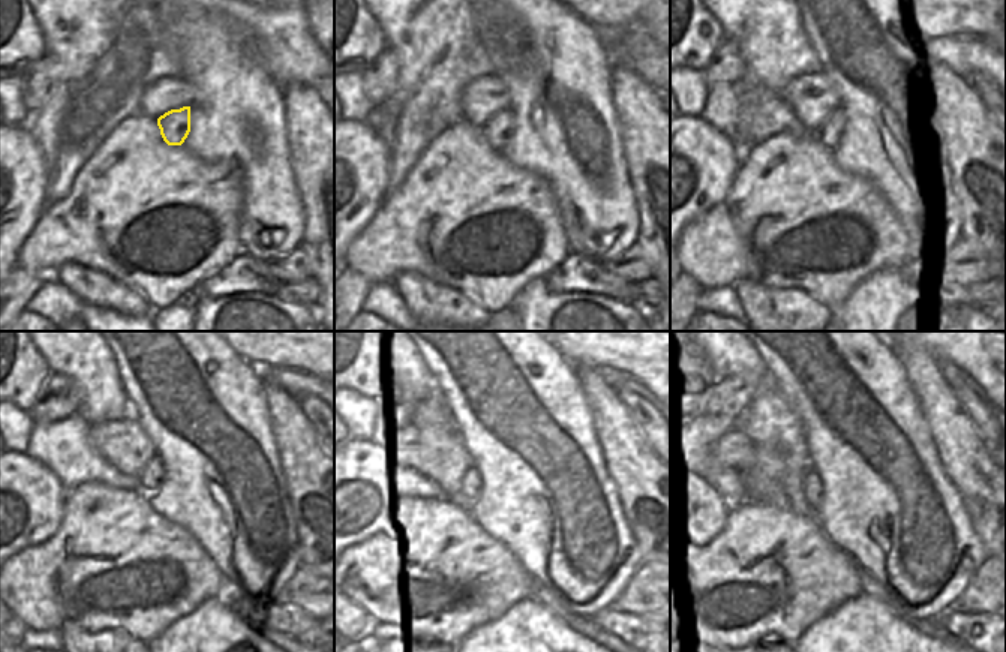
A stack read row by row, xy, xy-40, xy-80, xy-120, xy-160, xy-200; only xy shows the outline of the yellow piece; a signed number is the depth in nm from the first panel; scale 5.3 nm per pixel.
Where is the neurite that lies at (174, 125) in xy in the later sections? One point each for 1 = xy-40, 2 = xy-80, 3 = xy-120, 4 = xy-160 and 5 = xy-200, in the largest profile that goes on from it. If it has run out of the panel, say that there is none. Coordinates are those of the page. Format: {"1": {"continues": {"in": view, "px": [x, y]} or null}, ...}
{"1": {"continues": {"in": "xy-40", "px": [498, 131]}}, "2": {"continues": {"in": "xy-80", "px": [831, 131]}}, "3": {"continues": {"in": "xy-120", "px": [147, 480]}}, "4": {"continues": {"in": "xy-160", "px": [473, 484]}}, "5": {"continues": {"in": "xy-200", "px": [811, 487]}}}

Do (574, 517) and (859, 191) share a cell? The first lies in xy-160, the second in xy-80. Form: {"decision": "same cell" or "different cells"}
{"decision": "different cells"}

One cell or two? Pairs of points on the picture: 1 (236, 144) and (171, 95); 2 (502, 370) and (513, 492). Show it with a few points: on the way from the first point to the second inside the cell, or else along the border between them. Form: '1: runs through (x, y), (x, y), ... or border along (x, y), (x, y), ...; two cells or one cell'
1: border along (182, 78), (192, 87), (194, 101), (191, 105); two cells
2: runs through (513, 400), (513, 462); one cell

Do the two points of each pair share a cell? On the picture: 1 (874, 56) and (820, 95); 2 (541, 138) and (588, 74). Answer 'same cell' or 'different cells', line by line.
1: different cells
2: same cell

